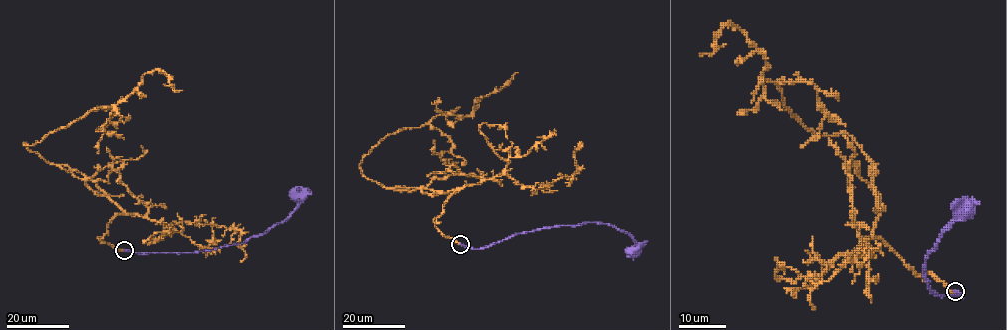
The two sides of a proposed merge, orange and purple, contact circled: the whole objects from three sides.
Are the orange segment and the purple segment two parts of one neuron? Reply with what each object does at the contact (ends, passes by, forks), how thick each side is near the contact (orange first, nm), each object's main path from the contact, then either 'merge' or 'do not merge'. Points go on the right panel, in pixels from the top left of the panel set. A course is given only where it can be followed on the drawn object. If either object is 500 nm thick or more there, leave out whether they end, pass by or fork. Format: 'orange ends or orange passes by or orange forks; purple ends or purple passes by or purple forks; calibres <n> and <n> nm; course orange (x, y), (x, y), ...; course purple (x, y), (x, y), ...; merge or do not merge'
orange ends; purple ends; calibres 260 and 280 nm; course orange (955, 291), (874, 235), (872, 163), (845, 133), (815, 134), (782, 104), (744, 33), (727, 22), (699, 54); course purple (955, 291), (962, 296), (931, 291), (923, 270), (939, 236), (969, 214), (967, 205); merge

